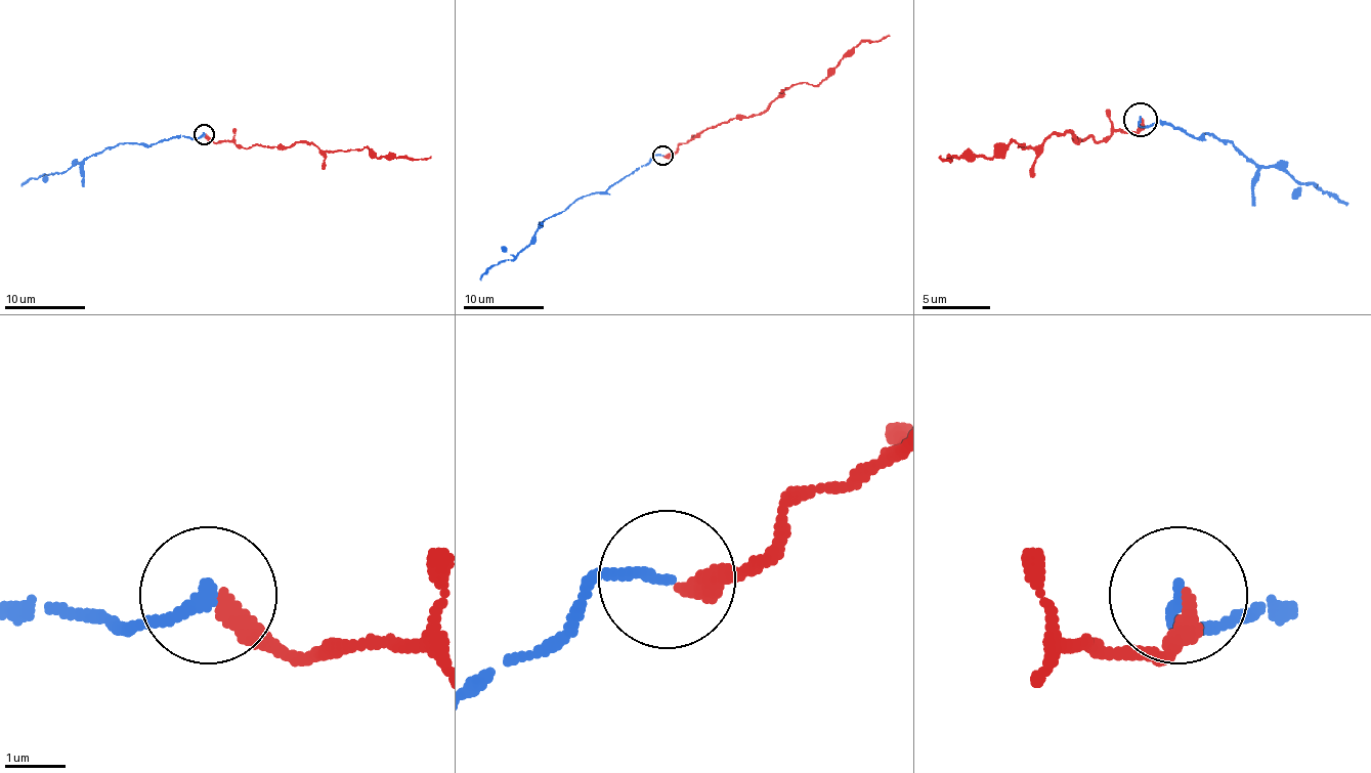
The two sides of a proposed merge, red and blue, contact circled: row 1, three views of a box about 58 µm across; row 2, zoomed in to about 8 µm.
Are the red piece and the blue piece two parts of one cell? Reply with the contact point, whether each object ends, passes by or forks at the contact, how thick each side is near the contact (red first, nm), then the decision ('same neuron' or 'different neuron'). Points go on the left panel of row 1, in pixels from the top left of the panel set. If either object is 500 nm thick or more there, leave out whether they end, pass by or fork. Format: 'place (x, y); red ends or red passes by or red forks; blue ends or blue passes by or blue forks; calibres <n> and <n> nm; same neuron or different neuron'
place (204, 134); red ends; blue ends; calibres 320 and 200 nm; same neuron

